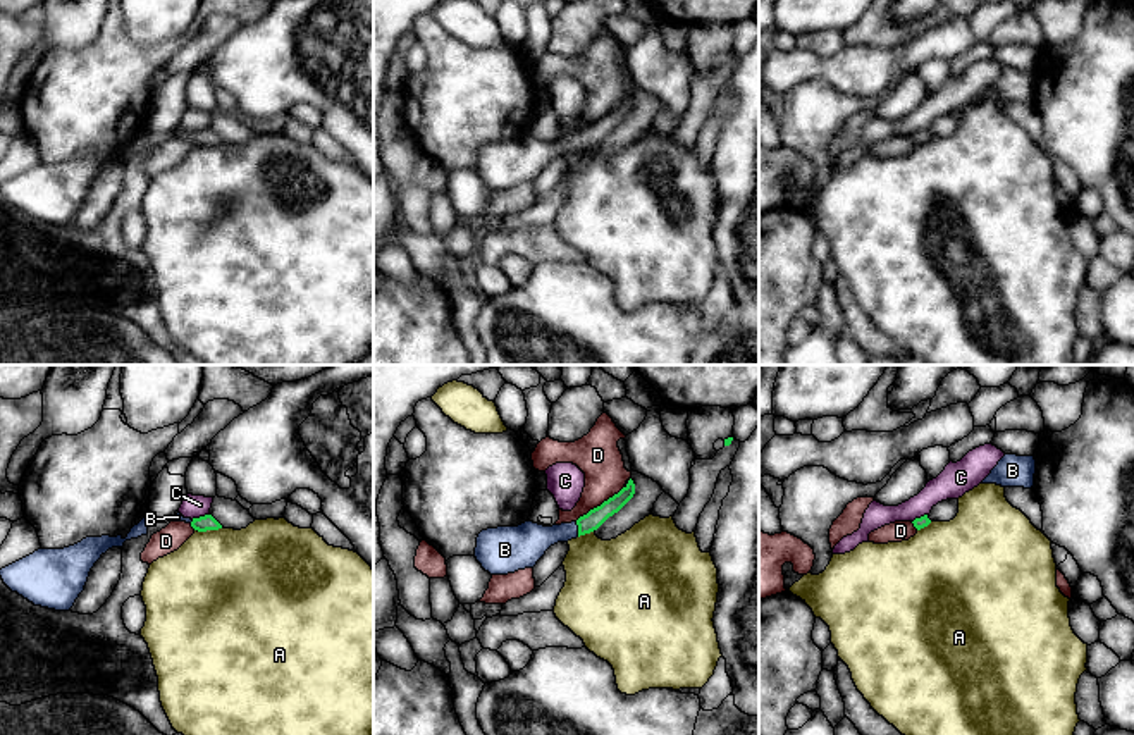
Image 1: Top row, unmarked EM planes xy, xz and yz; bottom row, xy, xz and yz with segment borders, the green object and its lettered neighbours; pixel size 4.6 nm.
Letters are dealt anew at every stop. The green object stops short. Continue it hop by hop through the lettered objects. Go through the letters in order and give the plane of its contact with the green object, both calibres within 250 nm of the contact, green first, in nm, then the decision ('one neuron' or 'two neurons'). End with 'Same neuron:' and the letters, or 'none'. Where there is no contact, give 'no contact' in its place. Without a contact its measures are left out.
A: contact in xy; calibres 70 and 480 nm; two neurons
B: contact in xz; calibres 90 and 190 nm; one neuron
C: contact in xy; calibres 70 and 110 nm; two neurons
D: contact in xz; calibres 90 and 200 nm; two neurons
Same neuron: B

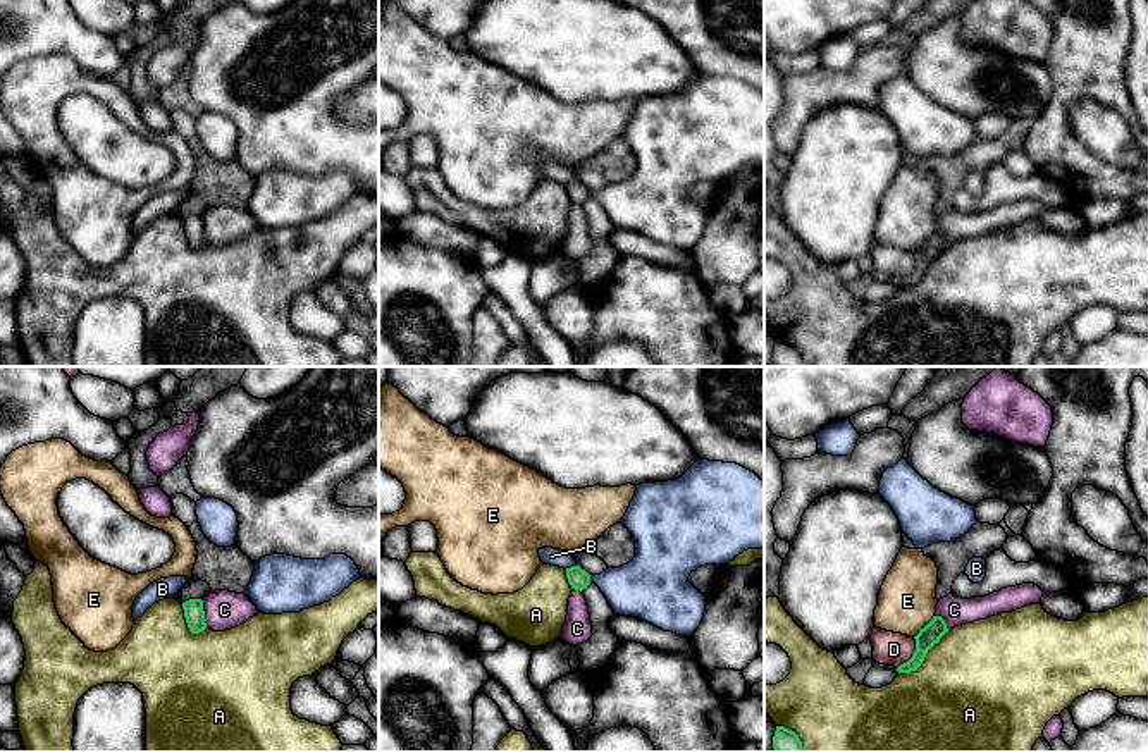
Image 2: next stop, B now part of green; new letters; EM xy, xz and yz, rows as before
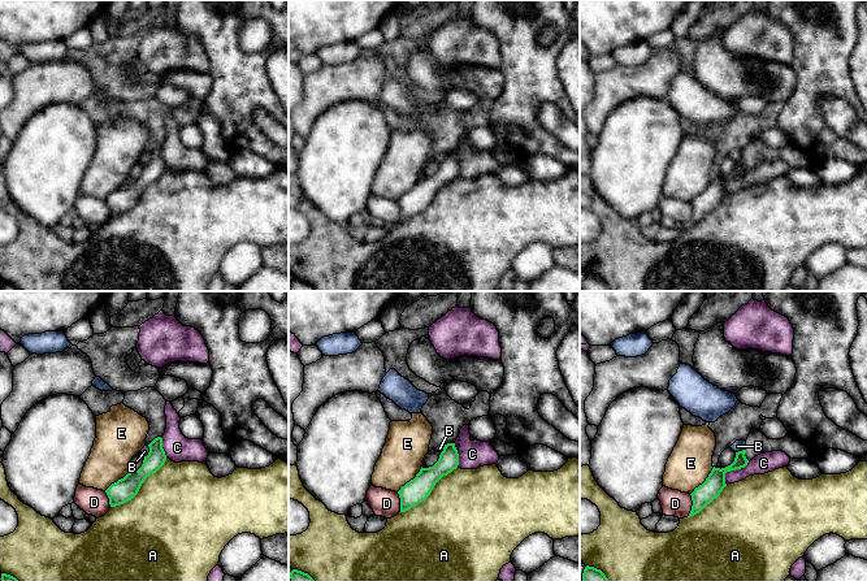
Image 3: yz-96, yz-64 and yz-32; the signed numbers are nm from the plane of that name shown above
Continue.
A: contact in yz; calibres 90 and 500 nm; two neurons
B: contact in xz; calibres 100 and 80 nm; two neurons
C: contact in xy; calibres 100 and 180 nm; two neurons
D: contact in yz; calibres 90 and 160 nm; two neurons
E: contact in yz; calibres 90 and 280 nm; two neurons
Same neuron: none

